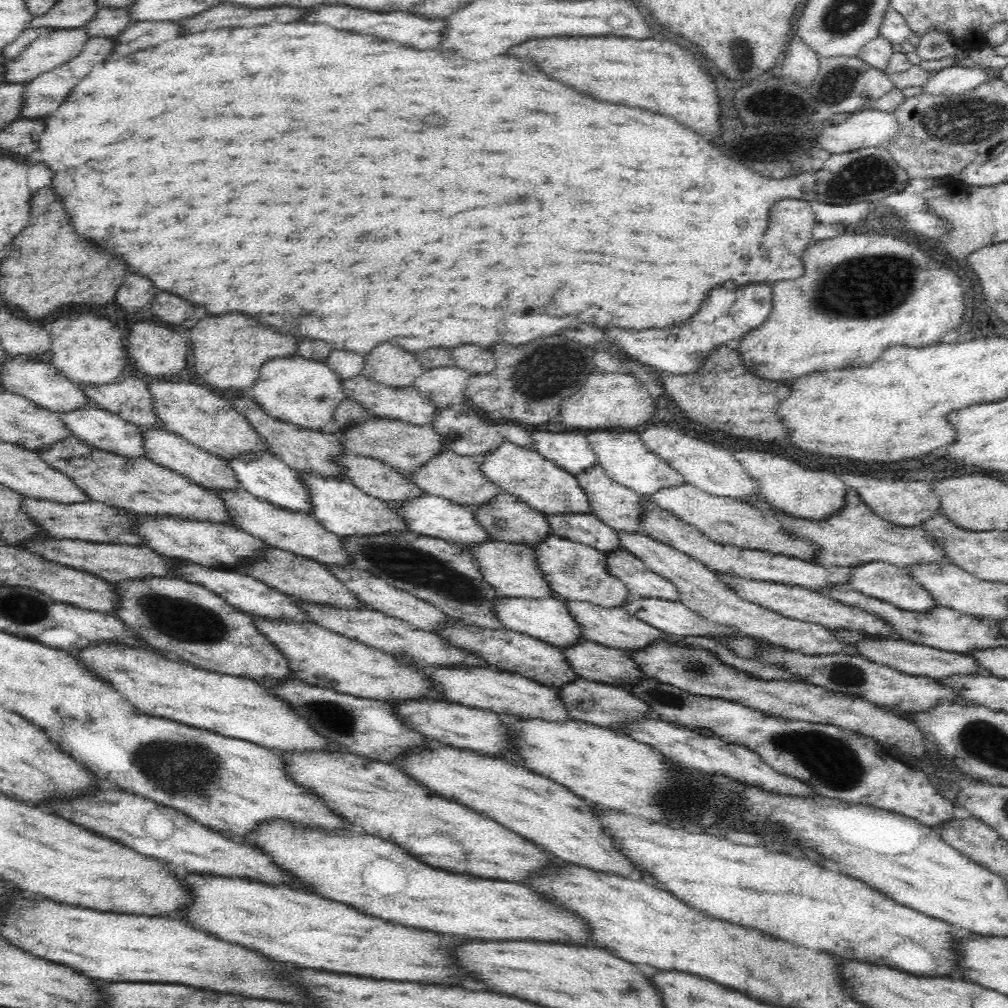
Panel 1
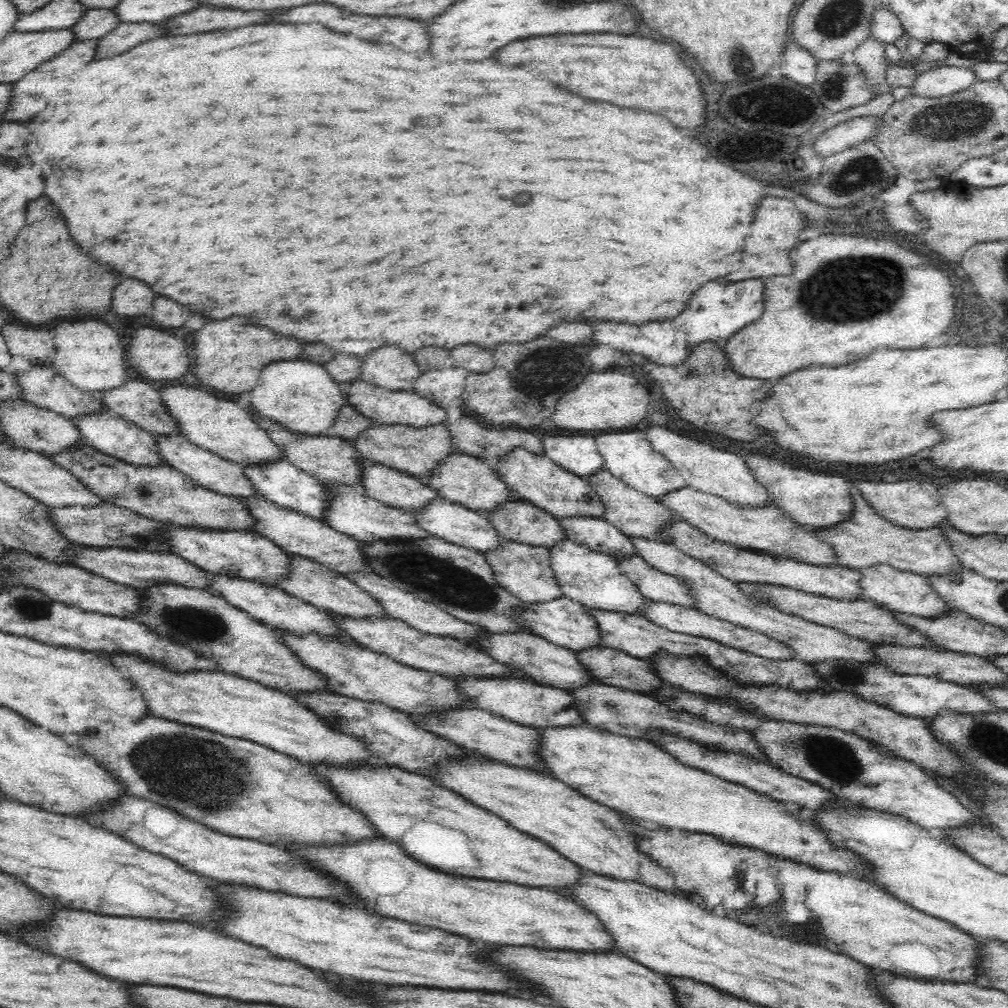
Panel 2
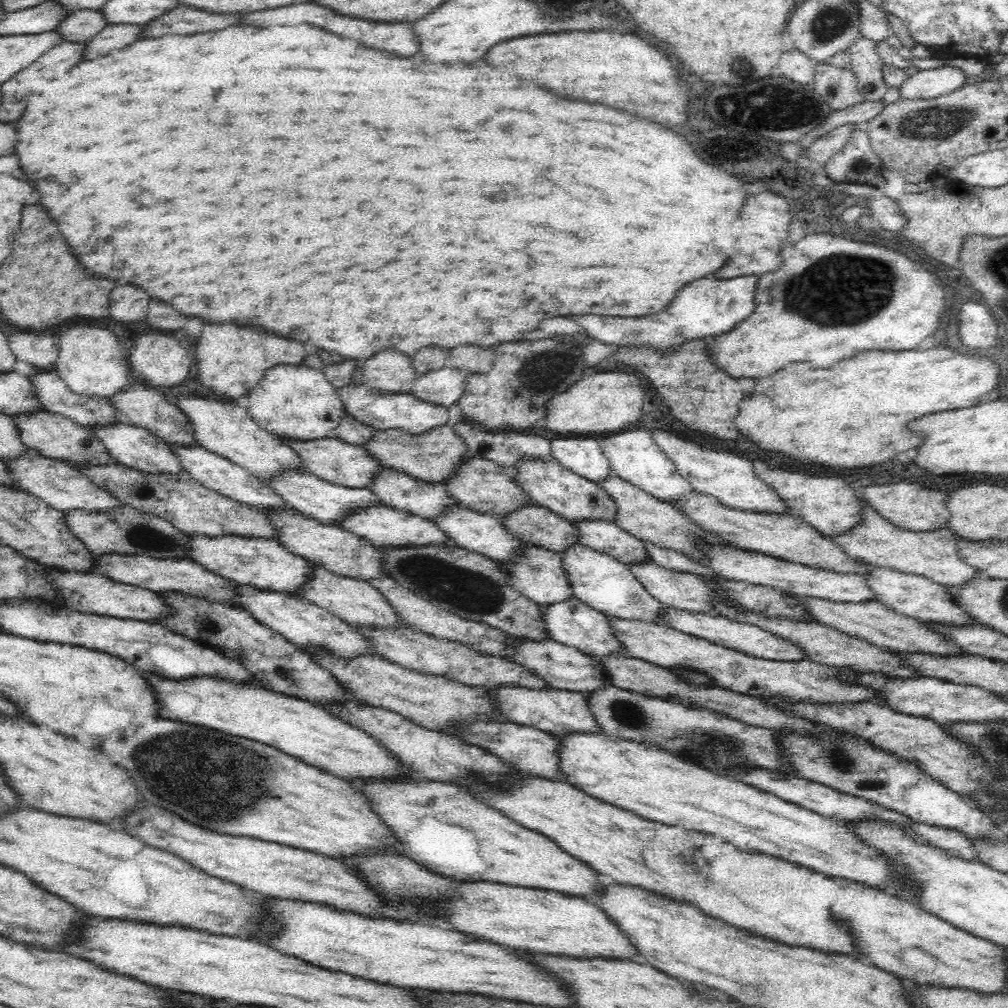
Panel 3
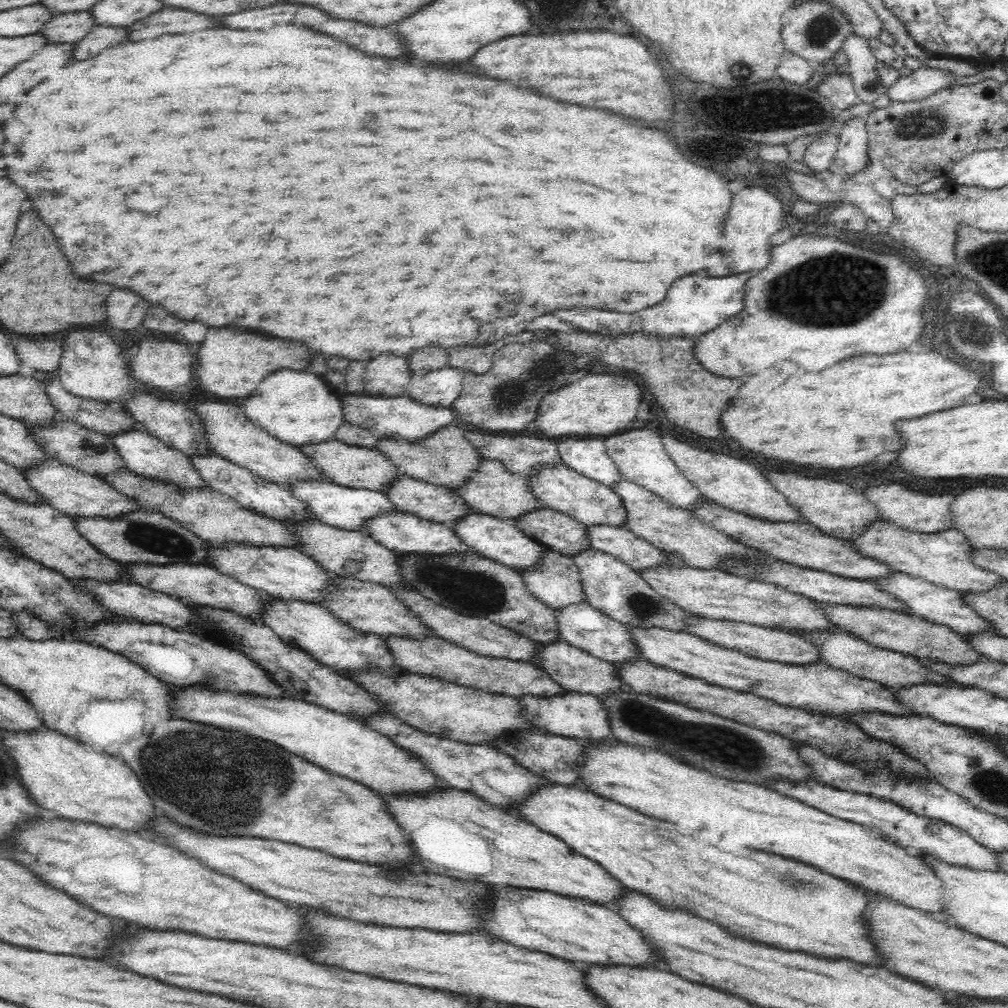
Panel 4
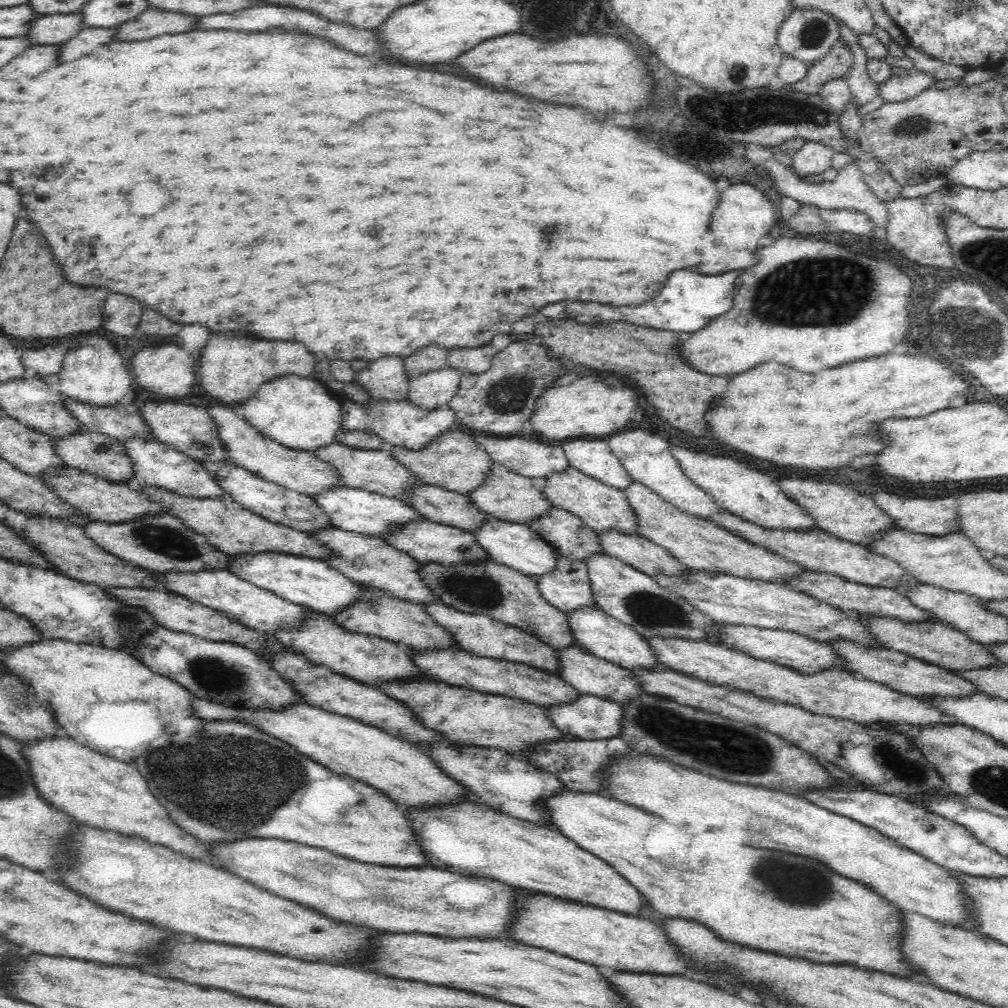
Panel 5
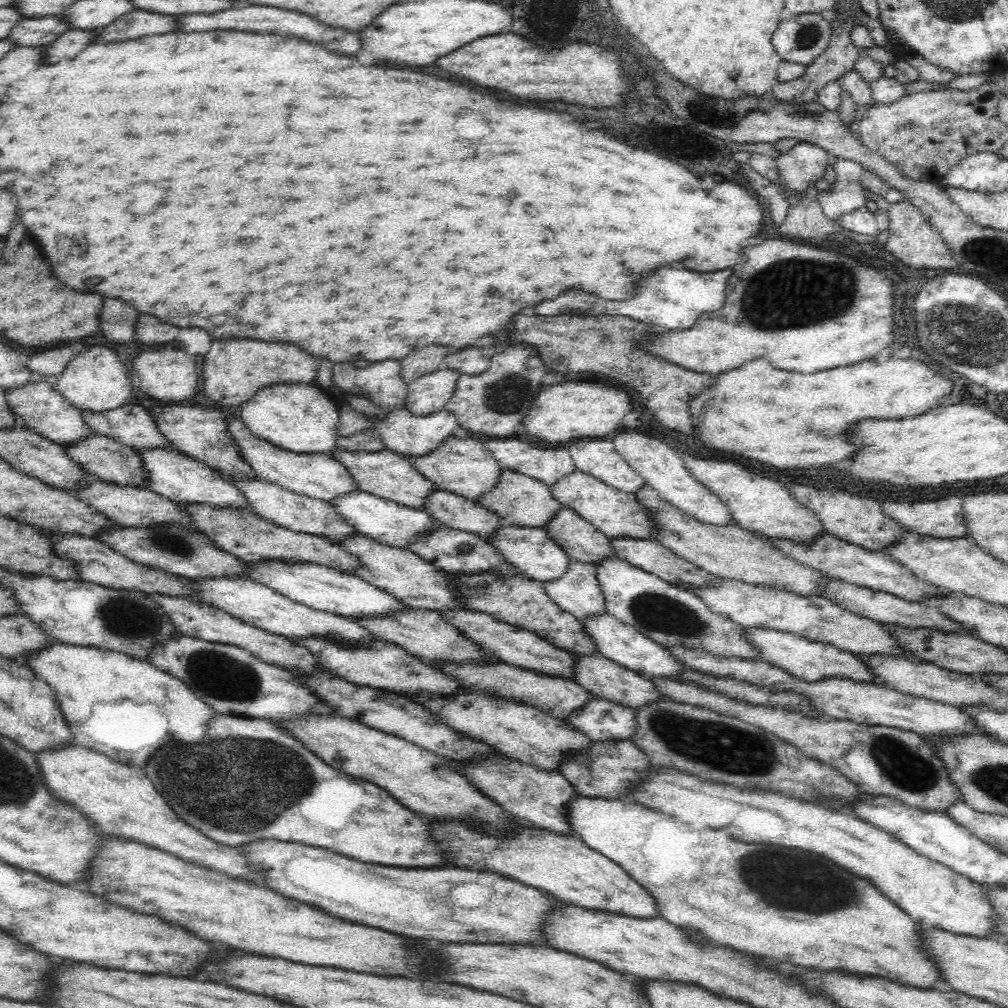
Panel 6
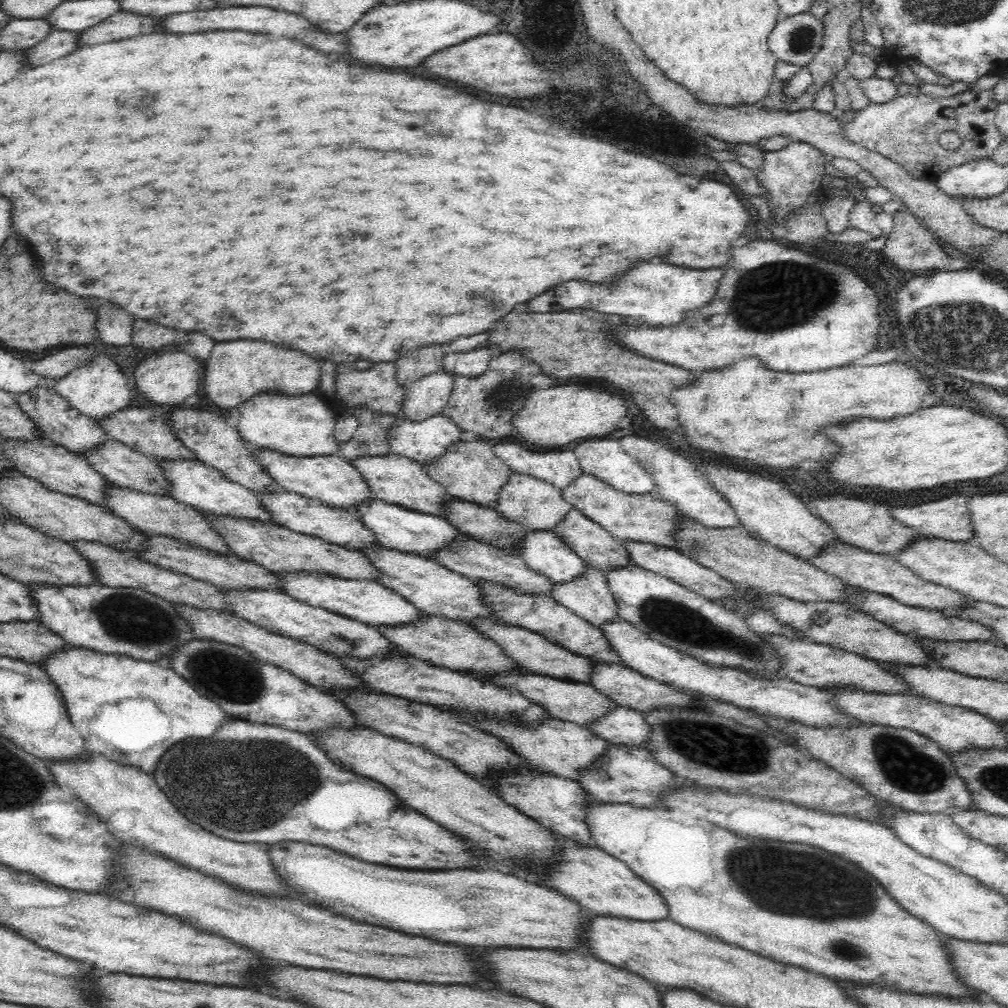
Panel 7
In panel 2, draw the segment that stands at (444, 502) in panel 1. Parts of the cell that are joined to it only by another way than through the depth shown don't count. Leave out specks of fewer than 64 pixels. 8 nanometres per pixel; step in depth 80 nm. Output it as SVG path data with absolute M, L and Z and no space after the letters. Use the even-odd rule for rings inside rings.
M440 496L432 498L426 506L418 508L412 514L414 514L416 525L422 528L423 531L458 546L471 548L482 553L494 550L498 544L502 543L501 538L496 535L494 527L483 514L470 510L465 506L454 504Z

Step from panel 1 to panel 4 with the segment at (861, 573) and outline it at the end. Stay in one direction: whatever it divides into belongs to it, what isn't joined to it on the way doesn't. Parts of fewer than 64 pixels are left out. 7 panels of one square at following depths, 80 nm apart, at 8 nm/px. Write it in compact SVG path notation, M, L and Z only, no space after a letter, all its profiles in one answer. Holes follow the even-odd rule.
M892 569L890 572L886 572L886 576L883 576L880 581L876 581L876 584L877 589L890 593L894 599L898 600L898 603L902 603L908 614L922 617L934 624L946 626L959 635L995 632L994 625L986 623L986 620L976 615L976 612L964 603L962 595L958 591L934 586L924 581L920 576L911 576Z

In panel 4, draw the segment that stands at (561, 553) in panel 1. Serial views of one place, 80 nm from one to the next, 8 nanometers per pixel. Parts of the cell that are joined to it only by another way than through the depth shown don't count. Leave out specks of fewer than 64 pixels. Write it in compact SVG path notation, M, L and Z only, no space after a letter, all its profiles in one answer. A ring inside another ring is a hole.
M584 548L572 556L574 567L578 567L582 598L599 611L618 622L636 628L665 628L666 630L684 631L684 620L688 614L678 605L655 593L635 571L621 560L594 550Z

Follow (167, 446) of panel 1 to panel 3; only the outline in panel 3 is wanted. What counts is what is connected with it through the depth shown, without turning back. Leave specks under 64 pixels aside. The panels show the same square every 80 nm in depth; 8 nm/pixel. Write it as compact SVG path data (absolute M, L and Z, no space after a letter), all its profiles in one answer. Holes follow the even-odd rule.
M169 443L166 445L178 457L178 463L180 463L182 470L186 471L197 483L204 485L211 491L216 491L260 511L287 508L286 503L270 487L264 485L261 479L250 474L245 468L234 464L230 459L214 454L198 444L196 446L174 446Z

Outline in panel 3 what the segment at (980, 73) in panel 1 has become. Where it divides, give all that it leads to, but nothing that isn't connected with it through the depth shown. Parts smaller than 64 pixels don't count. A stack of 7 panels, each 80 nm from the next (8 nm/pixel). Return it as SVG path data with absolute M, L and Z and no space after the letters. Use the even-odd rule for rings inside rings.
M948 65L935 69L920 69L899 86L901 98L936 98L958 90L966 84L967 78L968 75L961 68Z

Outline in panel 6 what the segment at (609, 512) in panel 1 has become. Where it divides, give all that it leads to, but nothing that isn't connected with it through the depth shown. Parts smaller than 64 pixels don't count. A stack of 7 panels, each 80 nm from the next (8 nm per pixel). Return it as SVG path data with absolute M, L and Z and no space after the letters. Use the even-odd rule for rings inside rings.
M650 485L641 486L634 495L636 501L646 509L646 513L652 519L651 540L660 543L676 556L682 557L715 578L780 587L806 597L816 595L823 584L824 574L783 555L774 545L770 545L764 536L756 537L738 524L724 526L704 524L666 502Z

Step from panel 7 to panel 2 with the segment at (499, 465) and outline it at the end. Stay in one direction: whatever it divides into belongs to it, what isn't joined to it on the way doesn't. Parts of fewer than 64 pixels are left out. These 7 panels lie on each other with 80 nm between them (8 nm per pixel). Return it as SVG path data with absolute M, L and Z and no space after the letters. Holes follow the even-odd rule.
M372 424L364 428L352 441L357 456L373 460L419 479L425 478L434 470L438 460L456 452L450 432L442 424L424 428L414 428L405 424Z

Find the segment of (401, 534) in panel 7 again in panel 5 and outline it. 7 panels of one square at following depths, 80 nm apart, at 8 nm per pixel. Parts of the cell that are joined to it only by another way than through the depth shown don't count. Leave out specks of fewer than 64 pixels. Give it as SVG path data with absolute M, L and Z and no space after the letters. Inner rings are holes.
M342 485L332 486L320 494L304 494L310 496L312 501L328 515L328 521L332 527L348 532L357 532L378 538L386 528L392 528L396 524L406 524L410 520L420 520L422 516L418 511L402 503L400 499L390 498L376 492L362 490L361 488L348 488Z

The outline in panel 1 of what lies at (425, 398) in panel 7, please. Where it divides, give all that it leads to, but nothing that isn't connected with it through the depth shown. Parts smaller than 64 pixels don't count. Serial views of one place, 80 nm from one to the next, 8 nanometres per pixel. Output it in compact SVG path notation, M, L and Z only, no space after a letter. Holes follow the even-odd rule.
M438 368L438 370L428 370L423 376L415 380L414 386L424 396L428 396L438 409L448 407L448 404L454 400L458 394L462 394L465 384L470 377L466 371L446 370L446 368Z

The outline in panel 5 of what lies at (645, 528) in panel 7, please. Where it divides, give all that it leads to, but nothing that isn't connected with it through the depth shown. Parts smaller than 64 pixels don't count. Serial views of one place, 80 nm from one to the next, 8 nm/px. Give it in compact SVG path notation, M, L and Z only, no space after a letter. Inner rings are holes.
M570 466L562 472L550 472L544 478L545 484L540 491L556 509L572 513L595 533L615 528L624 534L636 535L636 517L621 490L605 485Z

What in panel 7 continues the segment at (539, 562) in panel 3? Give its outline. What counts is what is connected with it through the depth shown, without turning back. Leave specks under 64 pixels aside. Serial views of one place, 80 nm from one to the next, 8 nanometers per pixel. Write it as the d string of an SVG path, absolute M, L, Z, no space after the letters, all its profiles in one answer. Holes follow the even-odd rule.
M587 565L584 573L565 584L552 584L550 596L582 620L597 627L618 619L616 601L608 589L605 572Z

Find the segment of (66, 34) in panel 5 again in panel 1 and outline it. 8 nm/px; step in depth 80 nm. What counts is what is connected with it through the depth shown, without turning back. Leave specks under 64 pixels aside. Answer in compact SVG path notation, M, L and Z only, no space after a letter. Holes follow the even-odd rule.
M101 7L84 27L92 37L115 38L132 23L129 9Z

